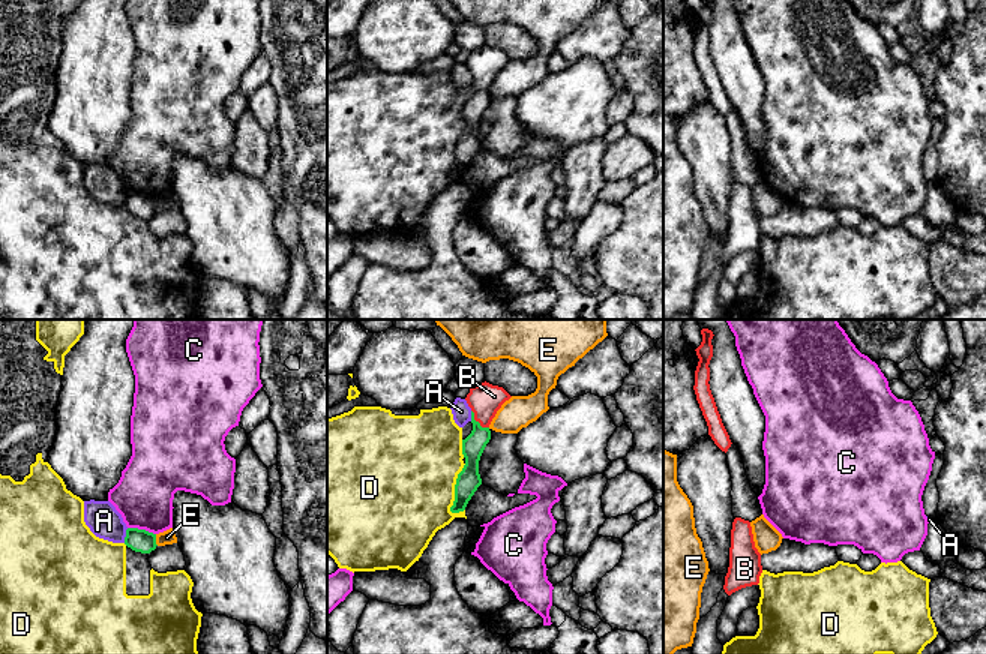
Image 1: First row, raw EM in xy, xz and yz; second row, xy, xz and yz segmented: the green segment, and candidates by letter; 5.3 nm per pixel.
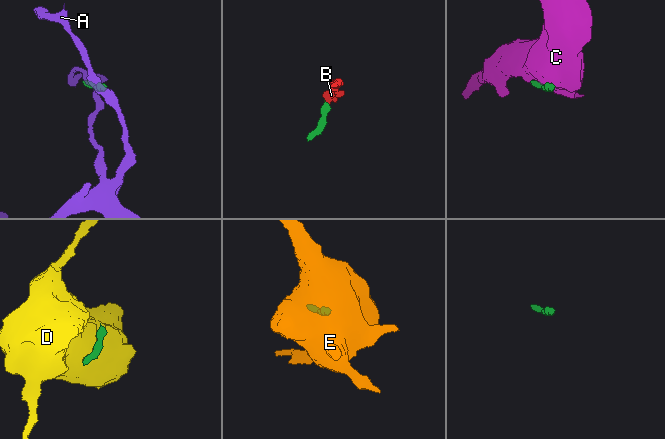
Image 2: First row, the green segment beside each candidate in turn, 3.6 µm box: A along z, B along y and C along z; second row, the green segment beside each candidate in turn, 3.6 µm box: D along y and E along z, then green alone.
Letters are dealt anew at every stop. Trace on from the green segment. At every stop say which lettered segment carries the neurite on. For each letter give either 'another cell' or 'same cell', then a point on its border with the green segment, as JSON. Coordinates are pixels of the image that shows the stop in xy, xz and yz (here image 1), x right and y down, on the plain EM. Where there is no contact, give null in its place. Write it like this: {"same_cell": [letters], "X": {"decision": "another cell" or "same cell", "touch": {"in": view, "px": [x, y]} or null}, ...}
{"same_cell": ["B"], "A": {"decision": "another cell", "touch": {"in": "xy", "px": [126, 200]}}, "B": {"decision": "same cell", "touch": {"in": "xz", "px": [477, 86]}}, "C": {"decision": "another cell", "touch": {"in": "xy", "px": [141, 194]}}, "D": {"decision": "another cell", "touch": {"in": "xz", "px": [455, 153]}}, "E": {"decision": "another cell", "touch": {"in": "xy", "px": [155, 204]}}}

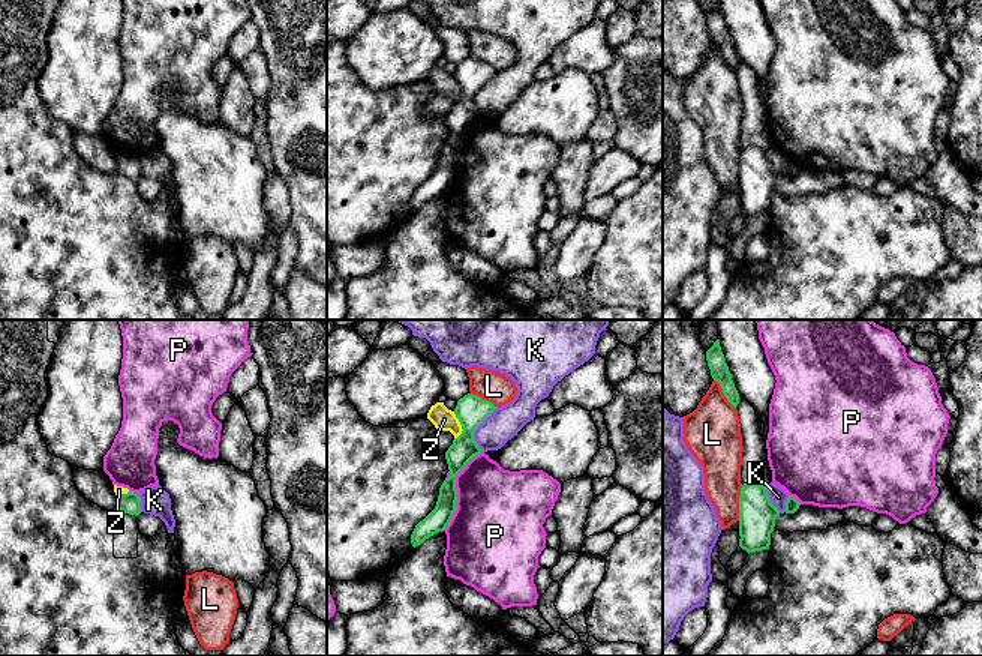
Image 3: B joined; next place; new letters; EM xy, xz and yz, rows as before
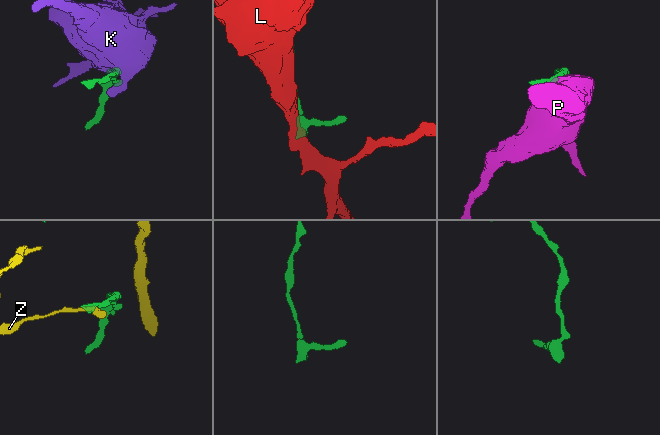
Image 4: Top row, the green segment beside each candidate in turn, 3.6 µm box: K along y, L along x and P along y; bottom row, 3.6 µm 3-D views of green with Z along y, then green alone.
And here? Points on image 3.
{"same_cell": [], "K": {"decision": "another cell", "touch": {"in": "xz", "px": [476, 92]}}, "L": {"decision": "another cell", "touch": {"in": "yz", "px": [739, 167]}}, "P": {"decision": "another cell", "touch": {"in": "xz", "px": [456, 153]}}, "Z": {"decision": "another cell", "touch": {"in": "xz", "px": [461, 87]}}}

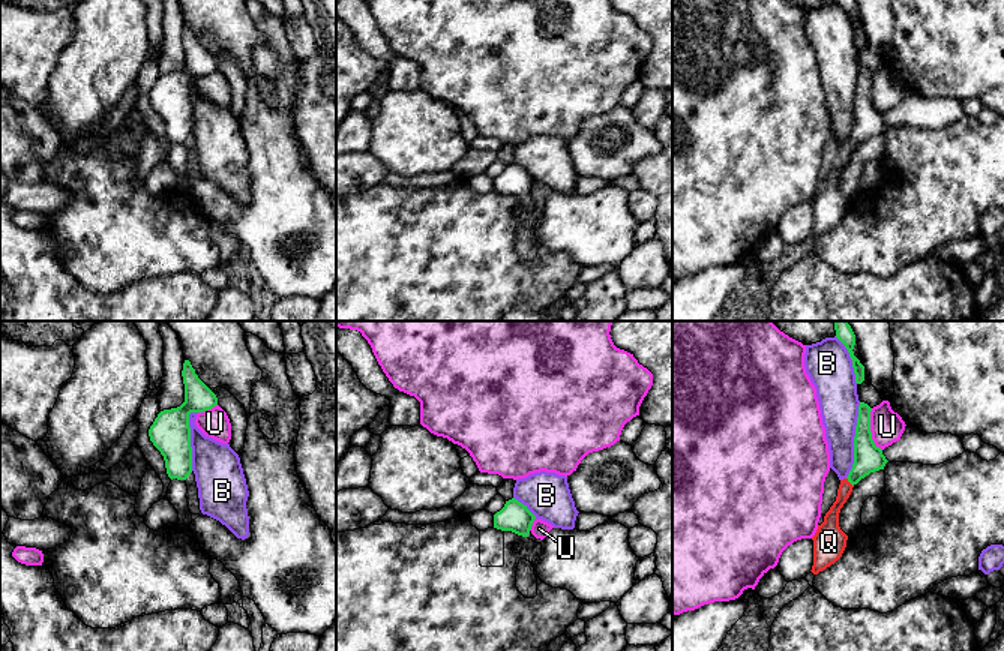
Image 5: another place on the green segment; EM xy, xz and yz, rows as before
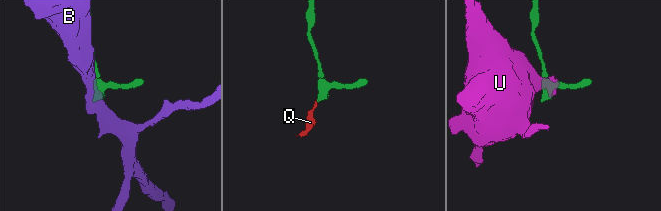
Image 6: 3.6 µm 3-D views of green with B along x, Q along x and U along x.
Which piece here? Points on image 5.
{"same_cell": ["Q"], "B": {"decision": "another cell", "touch": {"in": "yz", "px": [854, 104]}}, "Q": {"decision": "same cell", "touch": {"in": "yz", "px": [848, 144]}}, "U": {"decision": "another cell", "touch": {"in": "yz", "px": [869, 93]}}}

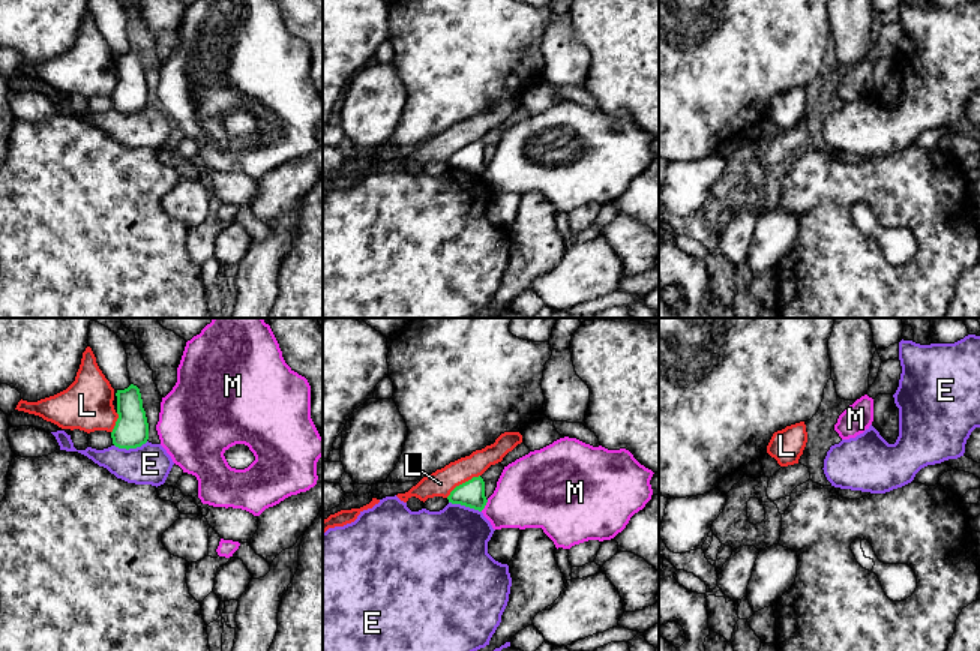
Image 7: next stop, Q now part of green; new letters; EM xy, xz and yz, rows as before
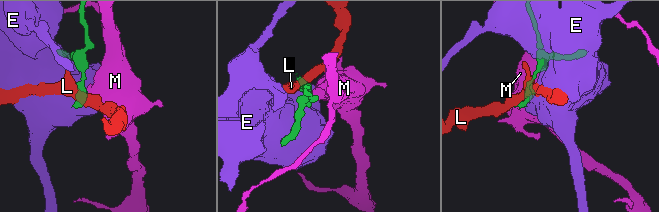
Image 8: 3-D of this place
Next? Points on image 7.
{"same_cell": [], "E": {"decision": "another cell", "touch": {"in": "xy", "px": [131, 111]}}, "L": {"decision": "another cell", "touch": {"in": "xz", "px": [462, 147]}}, "M": {"decision": "another cell", "touch": {"in": "xz", "px": [485, 168]}}}

